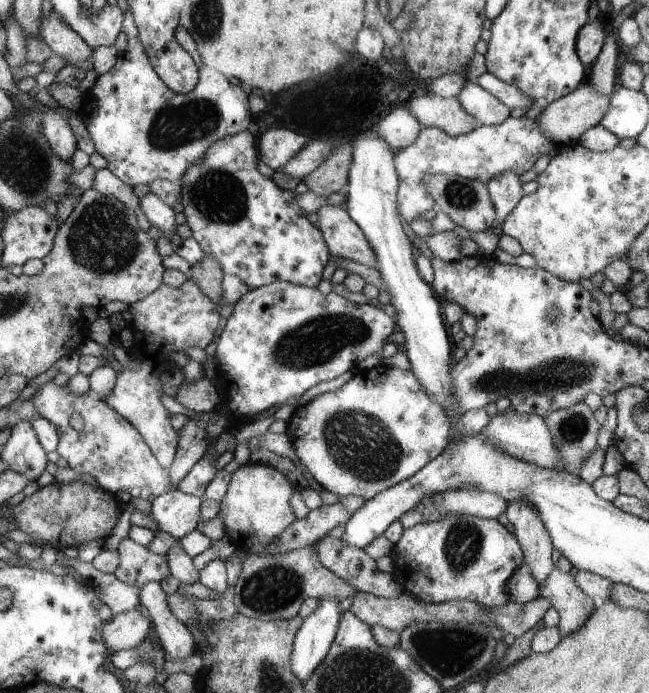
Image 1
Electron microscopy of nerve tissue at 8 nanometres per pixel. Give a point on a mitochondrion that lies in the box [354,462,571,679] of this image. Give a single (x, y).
(463, 544)

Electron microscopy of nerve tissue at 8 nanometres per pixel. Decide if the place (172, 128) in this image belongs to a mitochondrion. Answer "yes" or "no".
yes

